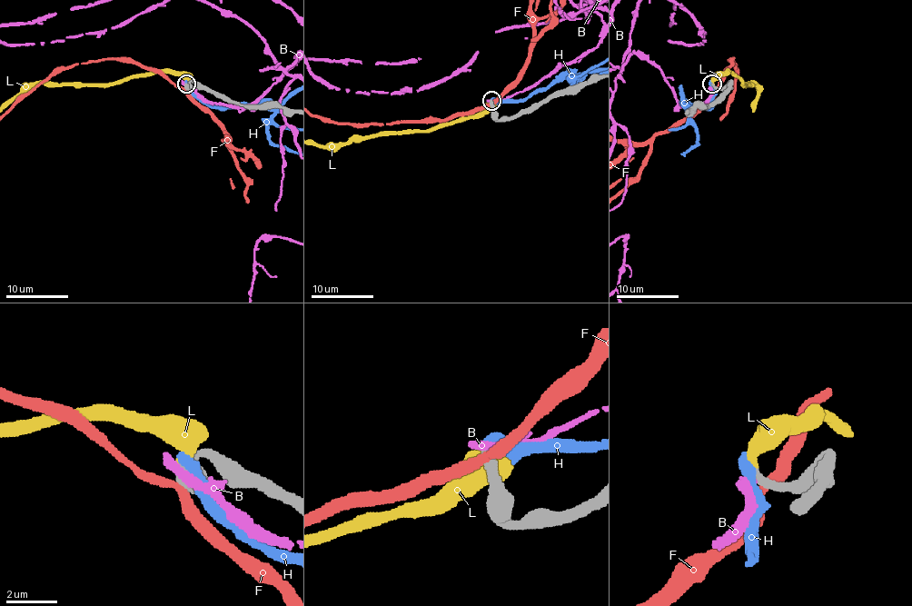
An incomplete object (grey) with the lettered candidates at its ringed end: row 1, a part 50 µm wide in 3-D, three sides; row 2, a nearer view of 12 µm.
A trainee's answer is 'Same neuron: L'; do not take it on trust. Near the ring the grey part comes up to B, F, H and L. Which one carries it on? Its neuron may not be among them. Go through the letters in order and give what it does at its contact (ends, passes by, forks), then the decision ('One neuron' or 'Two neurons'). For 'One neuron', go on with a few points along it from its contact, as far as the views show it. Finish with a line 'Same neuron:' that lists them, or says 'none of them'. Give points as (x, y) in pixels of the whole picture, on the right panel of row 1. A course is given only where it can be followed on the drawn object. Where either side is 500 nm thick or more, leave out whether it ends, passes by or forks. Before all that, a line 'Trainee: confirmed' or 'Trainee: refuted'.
Trainee: confirmed
B: It ends there. Two neurons
F: It passes by. Two neurons
H: It ends there. Two neurons
L: It ends there. One neuron
Same neuron: L

